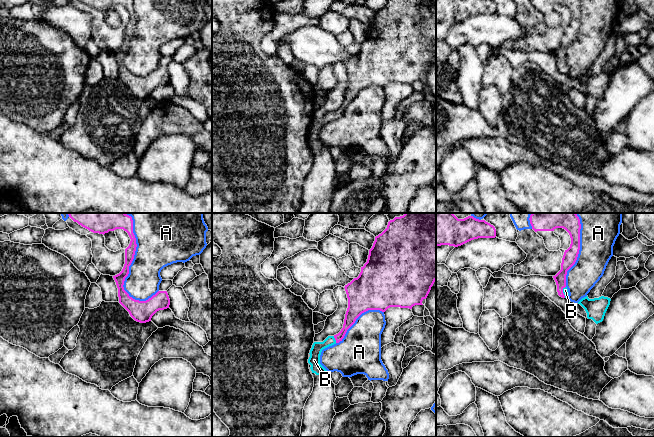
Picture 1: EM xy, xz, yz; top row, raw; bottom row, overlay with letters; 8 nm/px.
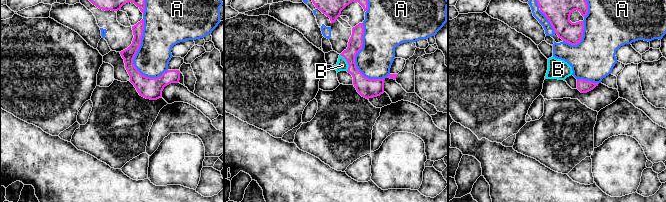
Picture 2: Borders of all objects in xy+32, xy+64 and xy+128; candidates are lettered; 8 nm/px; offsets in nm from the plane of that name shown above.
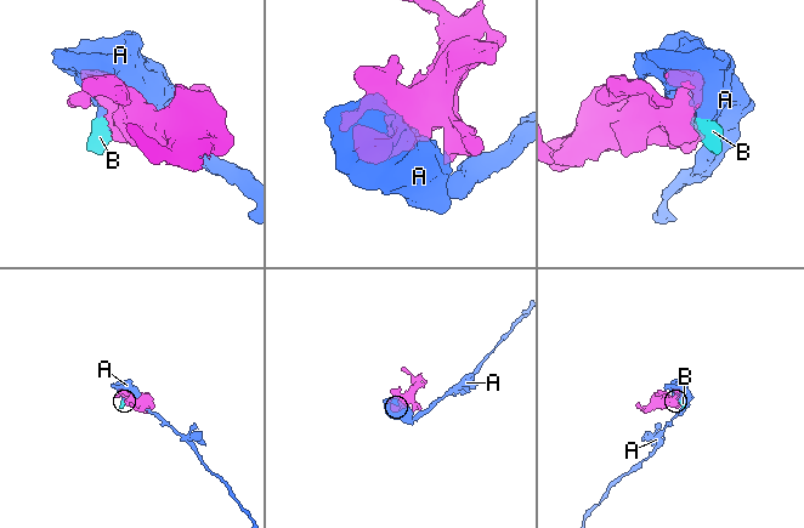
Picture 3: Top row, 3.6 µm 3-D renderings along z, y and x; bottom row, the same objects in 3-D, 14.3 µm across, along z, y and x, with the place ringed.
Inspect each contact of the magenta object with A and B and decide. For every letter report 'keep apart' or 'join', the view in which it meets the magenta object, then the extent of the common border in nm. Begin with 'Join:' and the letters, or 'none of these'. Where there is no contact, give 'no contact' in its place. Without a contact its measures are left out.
Join: B
A: keep apart | xy | 650 nm
B: join | xz | 60 nm

